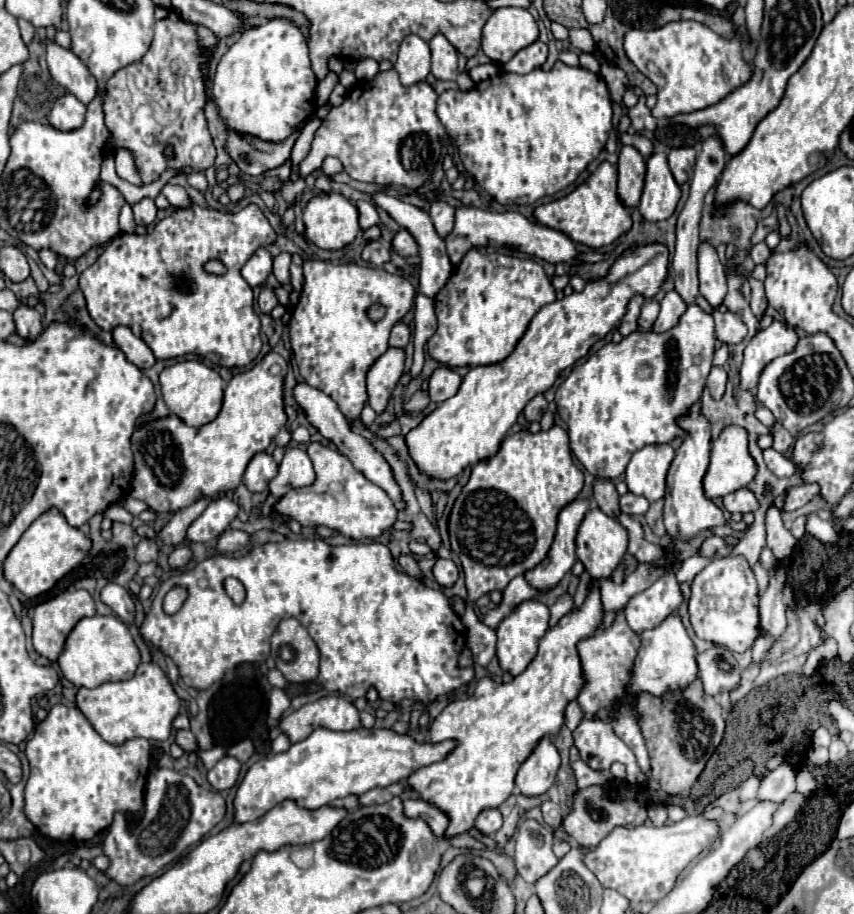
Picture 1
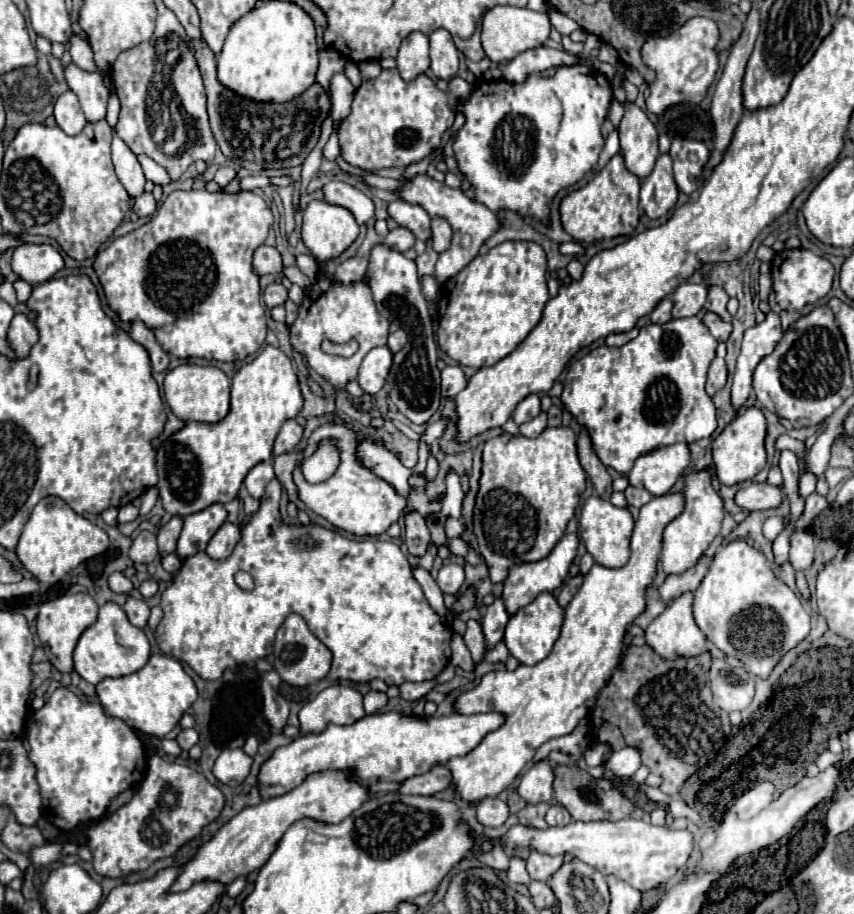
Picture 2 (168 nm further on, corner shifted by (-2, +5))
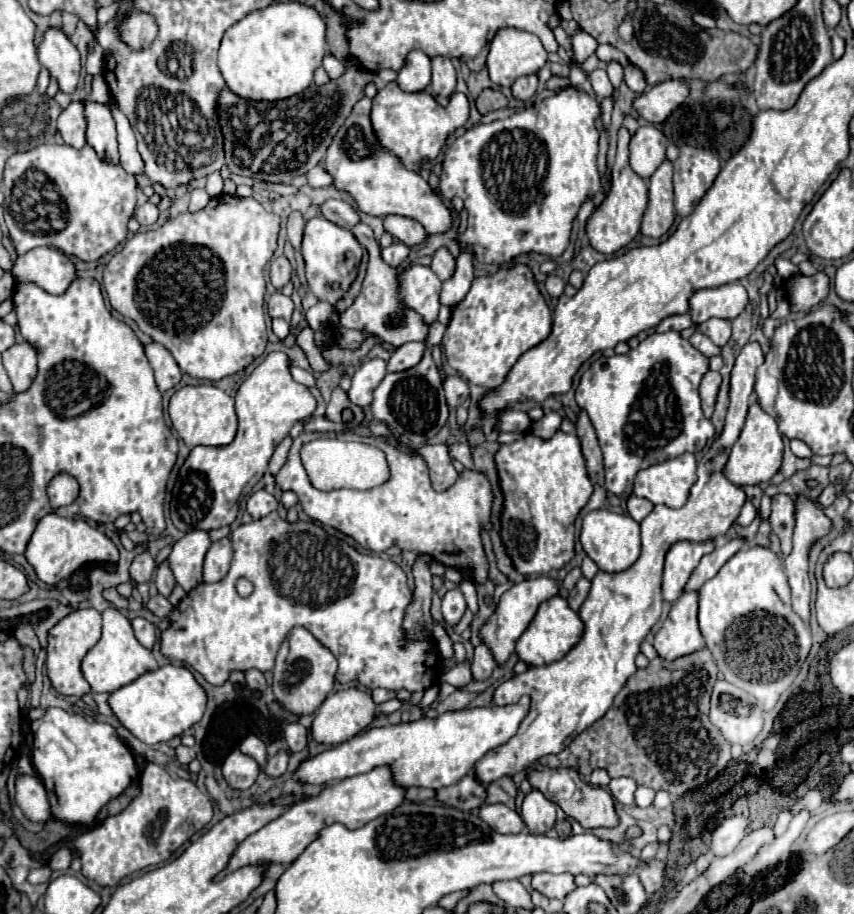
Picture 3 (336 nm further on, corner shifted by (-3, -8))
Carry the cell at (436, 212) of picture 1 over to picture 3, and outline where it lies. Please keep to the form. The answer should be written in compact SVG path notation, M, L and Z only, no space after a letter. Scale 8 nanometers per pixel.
M439 248L433 254L433 262L431 262L431 270L437 274L437 278L441 282L449 280L455 274L455 258L451 256L451 252L447 248Z

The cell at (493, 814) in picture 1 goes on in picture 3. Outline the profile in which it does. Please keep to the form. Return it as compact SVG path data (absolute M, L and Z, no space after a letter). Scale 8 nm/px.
M487 804L487 806L483 806L479 810L479 818L485 820L497 832L515 834L515 832L525 830L525 824L523 824L521 816L515 810L507 808L505 804Z

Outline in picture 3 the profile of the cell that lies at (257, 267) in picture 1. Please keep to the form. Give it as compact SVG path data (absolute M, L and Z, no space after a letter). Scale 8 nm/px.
M285 256L271 260L271 284L277 290L281 290L291 280L291 272L293 272L293 268Z

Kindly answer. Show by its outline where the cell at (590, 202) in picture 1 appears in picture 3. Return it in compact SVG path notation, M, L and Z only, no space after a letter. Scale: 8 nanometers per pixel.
M619 130L619 146L617 146L617 158L613 164L613 186L609 196L603 200L601 208L593 212L593 216L587 222L587 236L591 246L601 254L613 254L619 248L627 246L641 228L641 218L647 208L647 182L637 176L629 166L629 132Z

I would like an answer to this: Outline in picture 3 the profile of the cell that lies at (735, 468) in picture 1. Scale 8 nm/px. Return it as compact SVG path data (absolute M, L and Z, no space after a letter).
M755 400L749 406L747 422L741 430L741 436L731 450L729 462L725 466L725 476L737 486L753 486L753 484L769 482L777 474L777 470L781 468L781 460L783 460L783 440L777 430L777 422Z

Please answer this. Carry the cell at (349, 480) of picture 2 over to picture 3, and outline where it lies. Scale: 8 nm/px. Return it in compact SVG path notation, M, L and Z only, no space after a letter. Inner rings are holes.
M301 432L293 440L287 464L275 474L275 484L281 490L293 490L307 516L321 524L341 530L343 534L355 538L367 550L385 552L391 546L399 546L401 550L411 550L417 556L431 556L443 566L469 572L473 584L487 582L489 562L485 558L481 530L485 532L491 530L493 494L491 482L483 472L465 468L451 488L447 488L445 492L435 492L429 482L427 464L417 452L401 450L379 436L363 438L355 432L329 432L329 434ZM321 436L339 440L357 440L381 448L387 454L391 466L391 482L385 482L371 490L353 490L353 488L341 488L331 492L317 490L301 464L299 448L301 444Z

